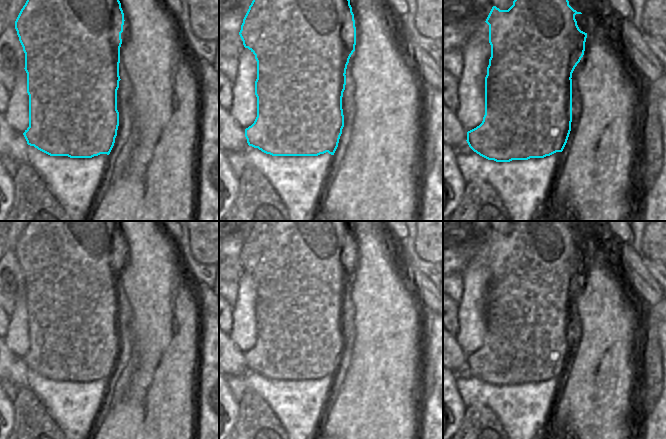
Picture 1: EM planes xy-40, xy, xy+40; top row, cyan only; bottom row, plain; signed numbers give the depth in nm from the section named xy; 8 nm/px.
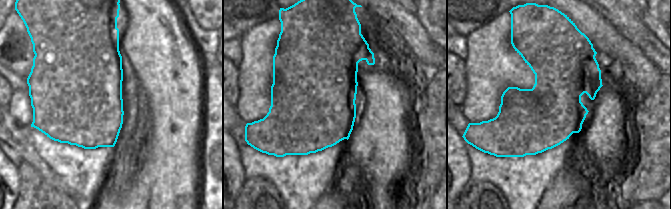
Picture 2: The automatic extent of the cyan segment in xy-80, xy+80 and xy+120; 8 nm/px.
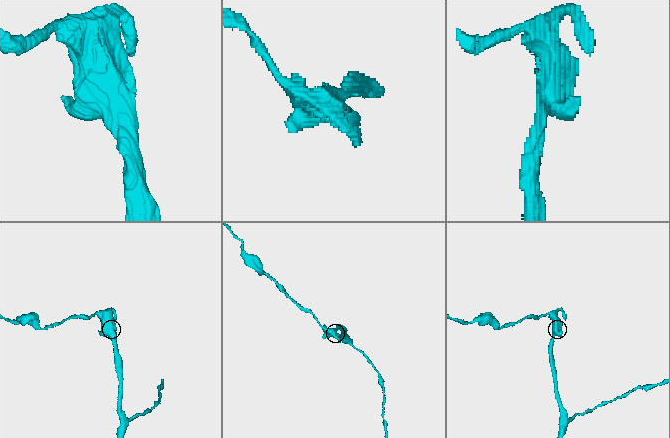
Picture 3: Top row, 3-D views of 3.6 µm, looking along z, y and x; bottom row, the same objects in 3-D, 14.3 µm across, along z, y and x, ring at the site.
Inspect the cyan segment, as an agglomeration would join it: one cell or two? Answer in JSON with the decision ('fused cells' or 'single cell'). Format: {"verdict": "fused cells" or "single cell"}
{"verdict": "fused cells"}

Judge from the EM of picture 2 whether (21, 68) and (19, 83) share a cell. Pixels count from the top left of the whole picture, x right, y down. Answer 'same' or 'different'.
different

